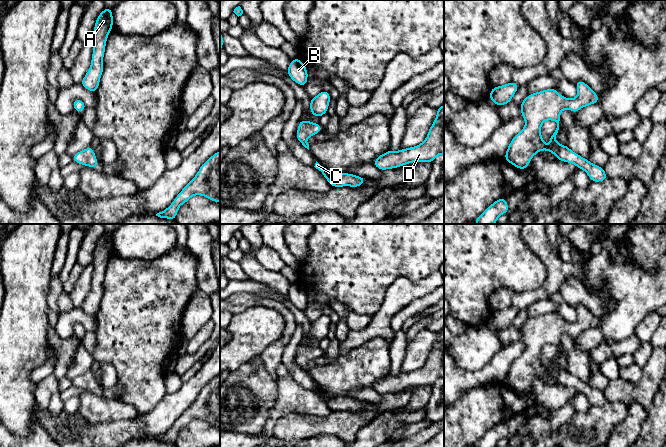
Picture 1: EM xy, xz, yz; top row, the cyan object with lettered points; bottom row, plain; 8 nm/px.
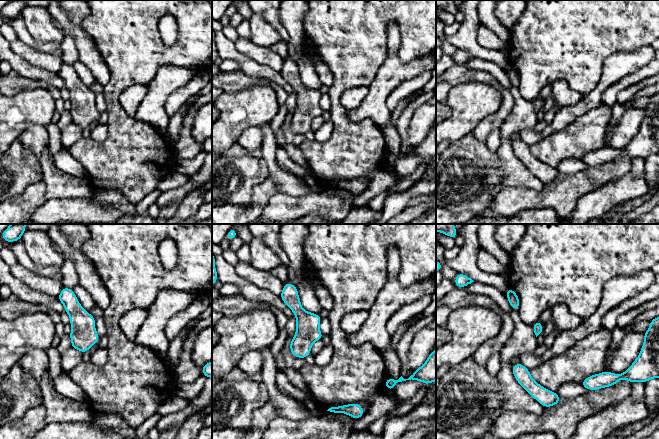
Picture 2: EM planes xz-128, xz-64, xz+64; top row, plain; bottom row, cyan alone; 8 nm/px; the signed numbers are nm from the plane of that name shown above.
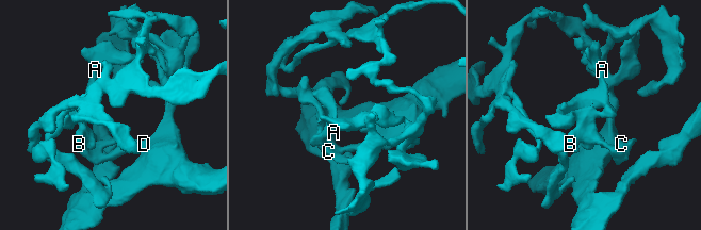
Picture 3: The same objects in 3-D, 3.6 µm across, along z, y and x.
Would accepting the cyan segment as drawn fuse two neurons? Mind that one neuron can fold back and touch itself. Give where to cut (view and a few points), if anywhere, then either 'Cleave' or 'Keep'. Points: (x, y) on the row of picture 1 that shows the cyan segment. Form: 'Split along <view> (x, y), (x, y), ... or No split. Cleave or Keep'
No split. Keep

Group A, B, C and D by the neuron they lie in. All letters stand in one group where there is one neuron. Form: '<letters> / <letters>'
A B C D

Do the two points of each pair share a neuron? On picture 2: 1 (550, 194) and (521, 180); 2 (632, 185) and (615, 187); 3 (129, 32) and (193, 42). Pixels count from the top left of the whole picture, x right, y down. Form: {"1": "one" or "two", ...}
{"1": "two", "2": "one", "3": "one"}

